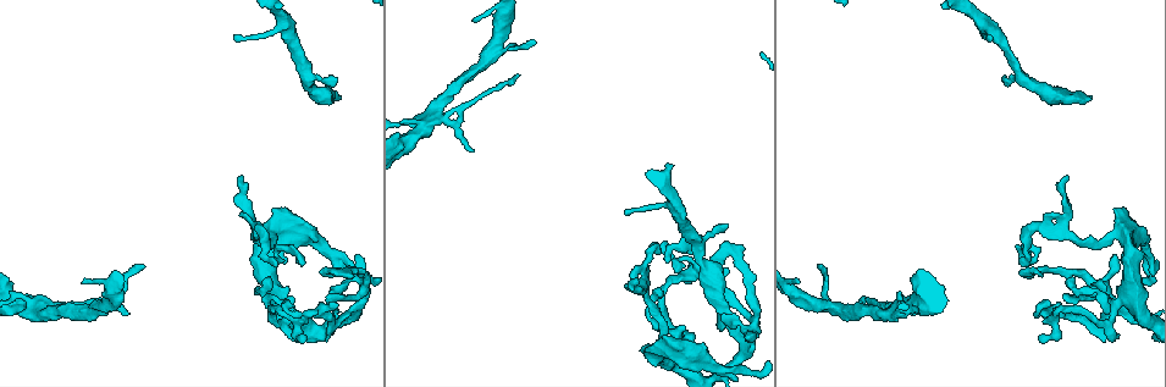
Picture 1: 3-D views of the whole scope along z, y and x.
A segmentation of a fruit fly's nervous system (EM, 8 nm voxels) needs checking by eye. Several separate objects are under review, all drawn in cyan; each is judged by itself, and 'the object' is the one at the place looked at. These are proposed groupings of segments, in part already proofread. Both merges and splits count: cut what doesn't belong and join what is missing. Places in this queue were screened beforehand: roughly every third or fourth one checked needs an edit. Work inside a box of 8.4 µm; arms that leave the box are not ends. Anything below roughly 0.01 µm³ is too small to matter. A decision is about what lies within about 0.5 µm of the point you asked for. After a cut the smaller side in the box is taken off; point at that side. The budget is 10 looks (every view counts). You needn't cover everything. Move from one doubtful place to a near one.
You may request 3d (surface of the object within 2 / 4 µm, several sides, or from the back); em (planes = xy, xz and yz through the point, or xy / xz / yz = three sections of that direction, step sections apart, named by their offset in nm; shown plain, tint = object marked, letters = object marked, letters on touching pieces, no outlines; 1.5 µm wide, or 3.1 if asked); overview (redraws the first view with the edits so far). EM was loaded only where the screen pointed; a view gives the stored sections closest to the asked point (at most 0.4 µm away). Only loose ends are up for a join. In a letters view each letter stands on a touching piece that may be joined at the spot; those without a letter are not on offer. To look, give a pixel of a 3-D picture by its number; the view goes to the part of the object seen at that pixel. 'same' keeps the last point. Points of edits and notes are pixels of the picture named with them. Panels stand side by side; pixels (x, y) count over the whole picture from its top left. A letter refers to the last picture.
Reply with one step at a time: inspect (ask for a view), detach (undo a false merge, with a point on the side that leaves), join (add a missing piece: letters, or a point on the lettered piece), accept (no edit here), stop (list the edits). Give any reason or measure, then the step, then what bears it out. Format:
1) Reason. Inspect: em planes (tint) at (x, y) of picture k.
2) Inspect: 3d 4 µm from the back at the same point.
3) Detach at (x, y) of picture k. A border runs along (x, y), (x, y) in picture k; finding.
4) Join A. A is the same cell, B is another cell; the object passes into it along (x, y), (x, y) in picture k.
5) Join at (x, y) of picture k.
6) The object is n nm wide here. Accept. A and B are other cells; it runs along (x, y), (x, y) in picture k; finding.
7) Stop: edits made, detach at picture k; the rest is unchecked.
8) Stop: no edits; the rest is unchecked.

Free end. Inspect: 3d 2 µm at (474, 152) of picture 1.

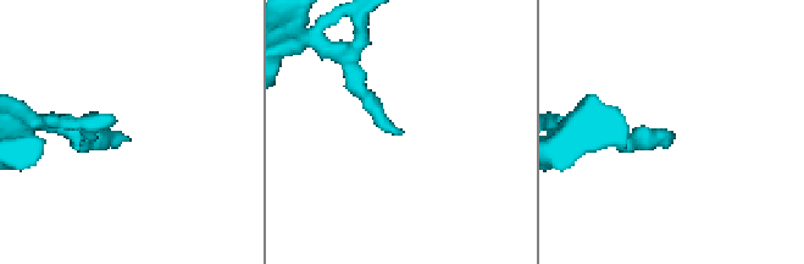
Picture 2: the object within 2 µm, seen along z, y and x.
Need the tissue. Inspect: em yz step 4 (letters) at (395, 131) of picture 2.

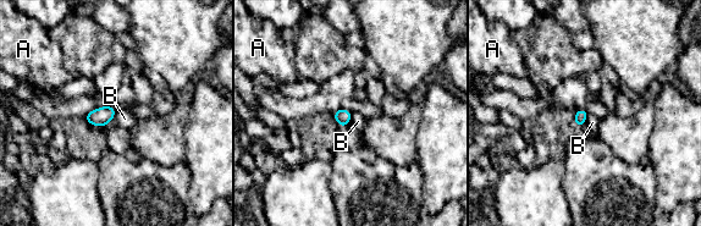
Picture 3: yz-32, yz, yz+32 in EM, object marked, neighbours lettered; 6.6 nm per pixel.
Another direction. Inspect: em planes (letters) at the same point.

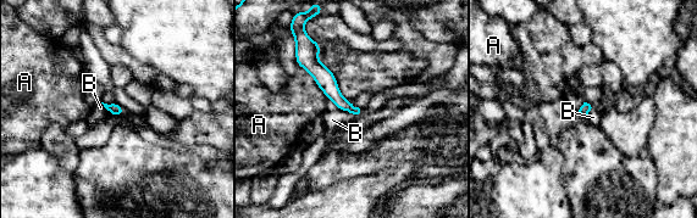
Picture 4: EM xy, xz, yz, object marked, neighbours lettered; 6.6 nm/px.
The longest contact is with A, 300 nm. Accept. A and B are other cells; it runs along (314, 48), (313, 66), (355, 111) in picture 4; none of them fits.

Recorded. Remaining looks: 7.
A fork. Inspect: em yz step 4 (letters) at (107, 306) of picture 1.

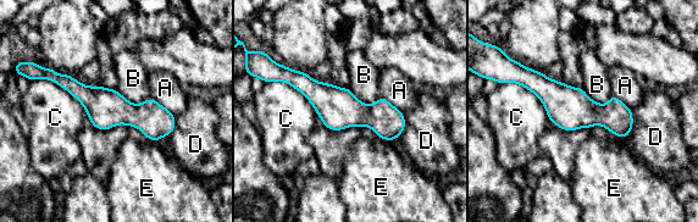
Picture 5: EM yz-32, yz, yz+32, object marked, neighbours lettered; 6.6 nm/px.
The object is 260 nm wide here. Accept. A, B, C, D and E are other cells; a border runs along (349, 87), (367, 104), (381, 95) in picture 5; continuous, no second cell.

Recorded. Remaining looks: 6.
Branch stops here. Inspect: em planes (letters) at (748, 336) of picture 1.

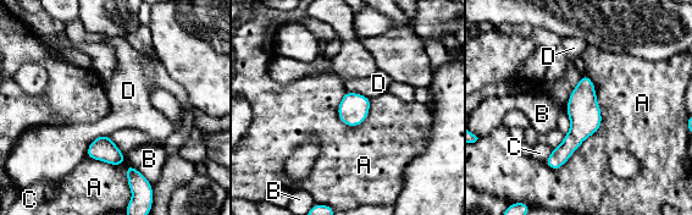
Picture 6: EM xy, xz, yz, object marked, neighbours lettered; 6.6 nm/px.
The object is 200 nm wide here. Accept. A, B, C and D are other cells; it runs along (585, 78), (583, 123), (552, 165) in picture 6; none of them fits.

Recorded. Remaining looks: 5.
Branch stops here. Inspect: 3d 2 µm at (727, 310) of picture 1.

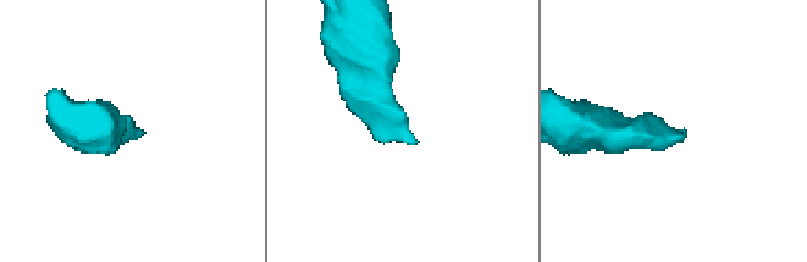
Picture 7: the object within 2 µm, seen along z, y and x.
Now the EM. Inspect: em planes (tint) at (408, 143) of picture 7.

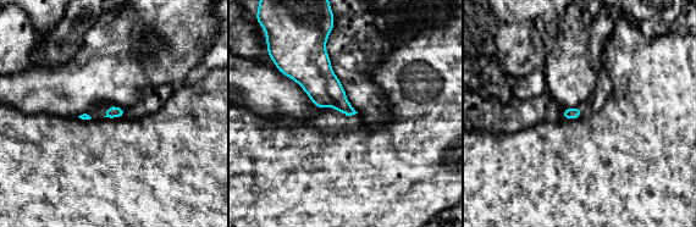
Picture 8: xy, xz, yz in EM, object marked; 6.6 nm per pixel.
Inspect: em planes (letters) at the same point.

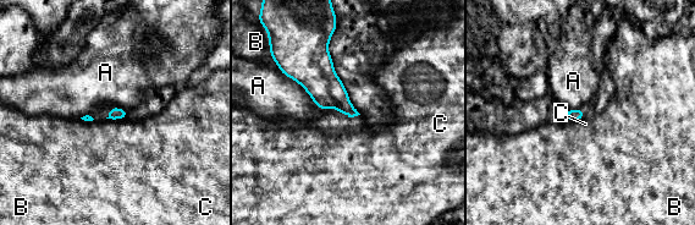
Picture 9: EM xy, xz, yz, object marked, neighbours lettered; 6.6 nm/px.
Accept. A, B and C are other cells; a border runs along (123, 116), (106, 119) in picture 9; none of them fits.

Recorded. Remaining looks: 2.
Stop: no edits; the rest is unchecked.

